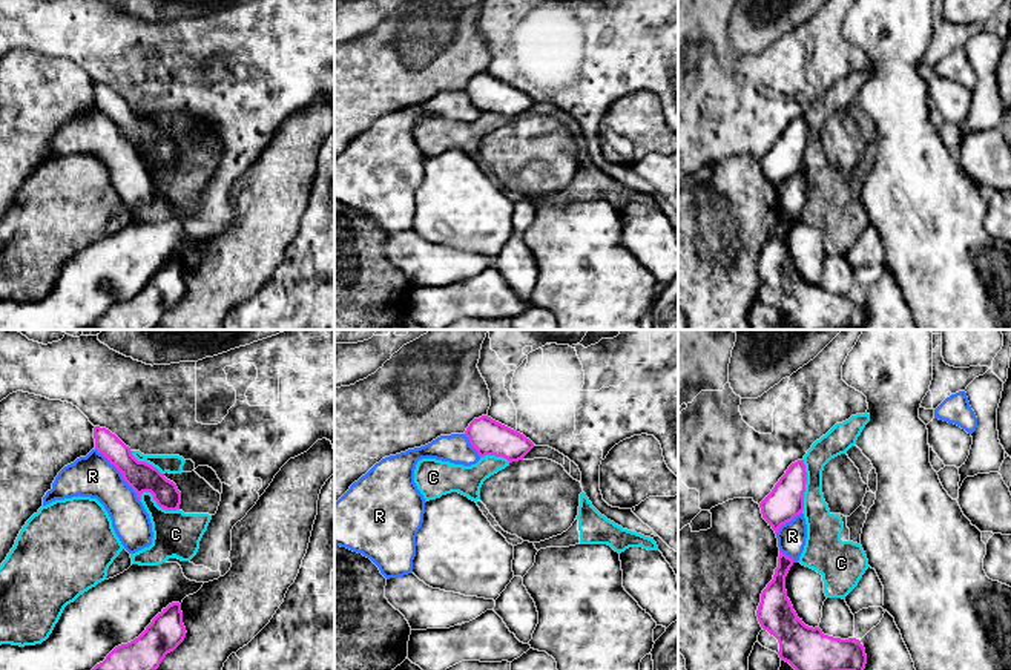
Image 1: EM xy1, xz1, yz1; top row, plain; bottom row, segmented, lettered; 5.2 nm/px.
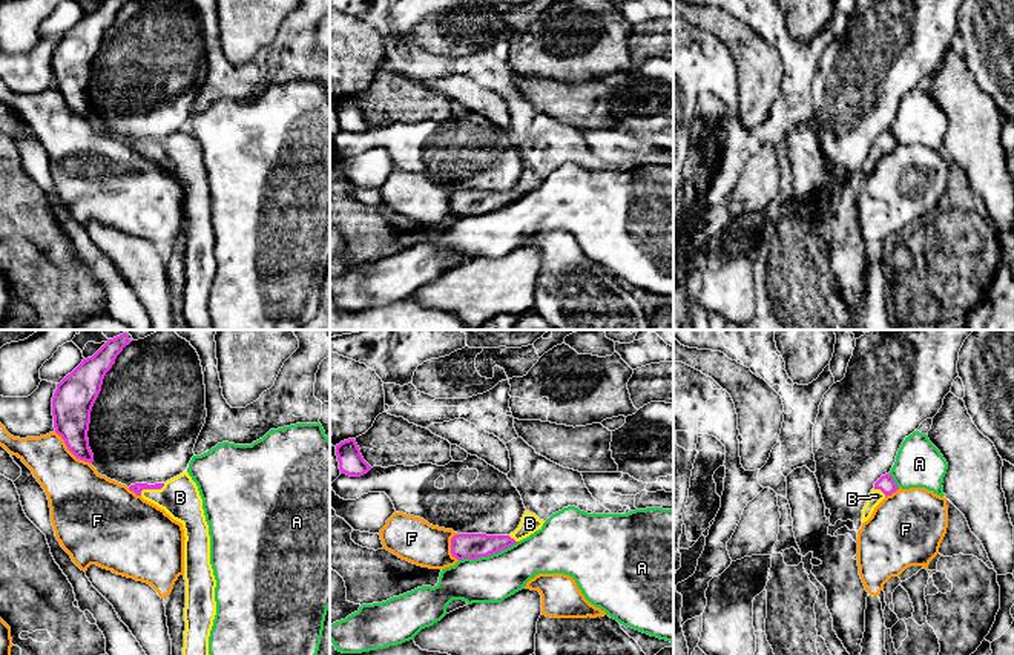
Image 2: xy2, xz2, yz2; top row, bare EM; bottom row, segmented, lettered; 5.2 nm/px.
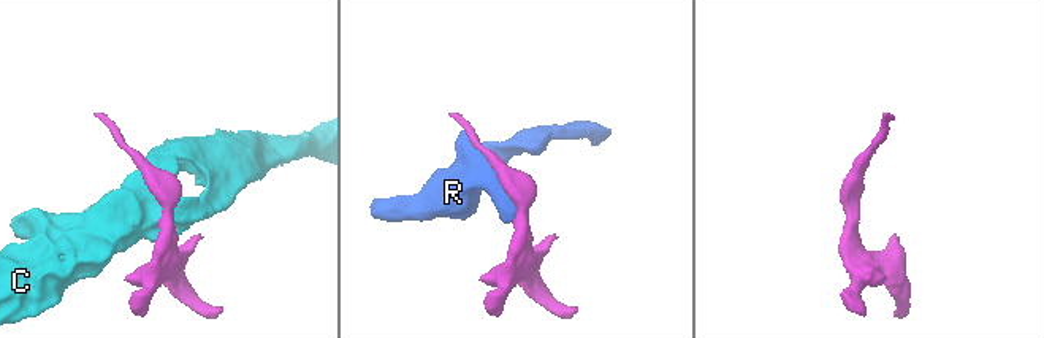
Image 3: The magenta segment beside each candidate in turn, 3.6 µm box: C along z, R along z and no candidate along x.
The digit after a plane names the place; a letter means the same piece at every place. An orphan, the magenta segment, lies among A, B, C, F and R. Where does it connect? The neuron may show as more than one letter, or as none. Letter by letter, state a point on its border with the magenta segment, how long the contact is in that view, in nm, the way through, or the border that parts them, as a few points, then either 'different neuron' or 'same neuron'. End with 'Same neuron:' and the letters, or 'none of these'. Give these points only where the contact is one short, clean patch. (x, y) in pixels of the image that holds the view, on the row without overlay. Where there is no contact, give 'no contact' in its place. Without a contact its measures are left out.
A: meets magenta in xz2 at (488, 210); contact 320 nm long; border along xz2 (517, 198), (487, 212), (459, 217); different neuron
B: meets magenta in xy2 at (151, 144); contact 150 nm long; runs through xy2 (137, 144), (151, 144), (157, 151), (180, 154); same neuron
C: meets magenta in yz1 at (804, 143); contact 280 nm long; different neuron
F: meets magenta in xy2 at (71, 108); contact 260 nm long; different neuron
R: meets magenta in xy1 at (121, 131); contact 360 nm long; different neuron
Same neuron: B

